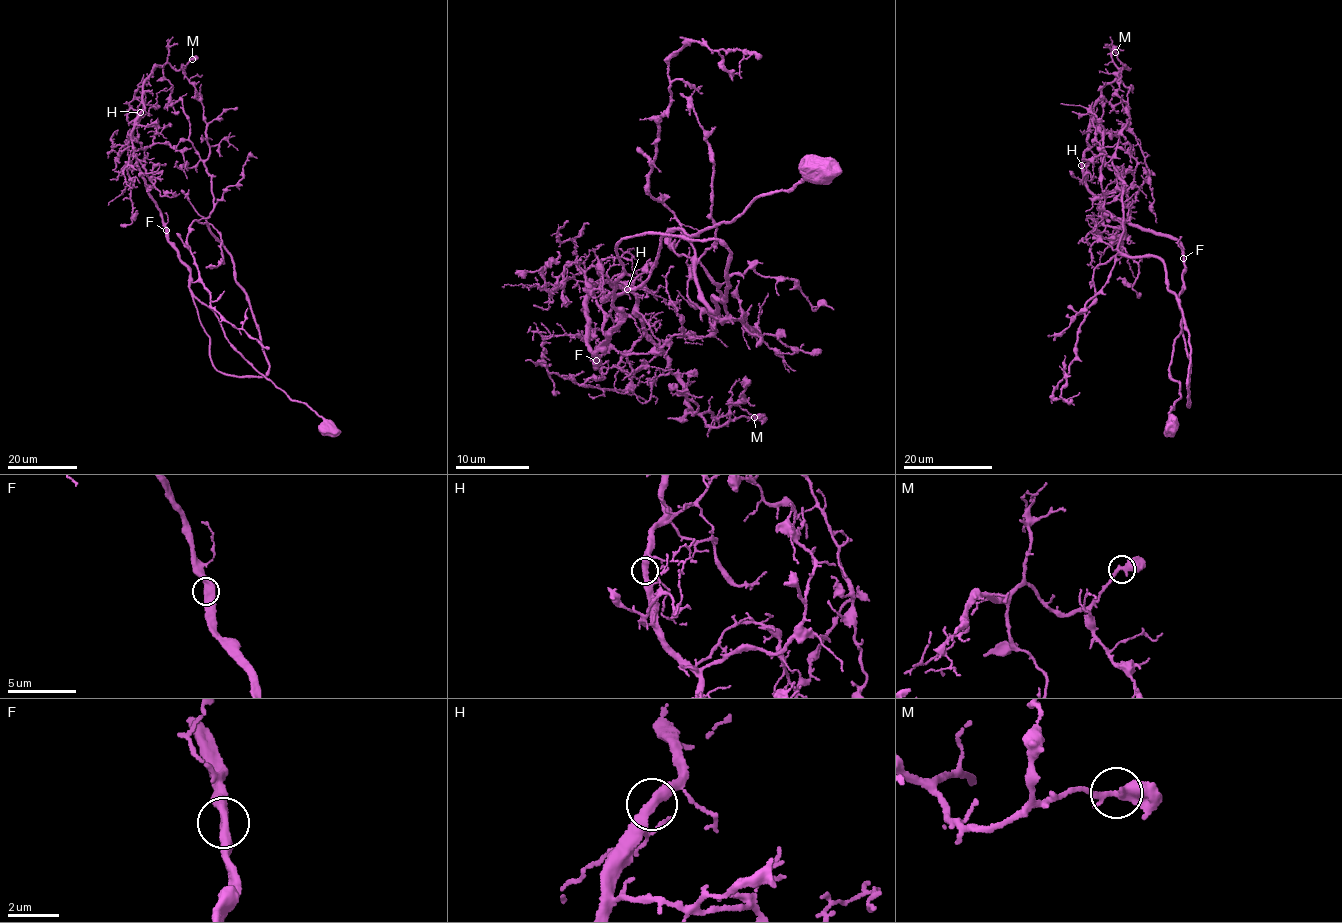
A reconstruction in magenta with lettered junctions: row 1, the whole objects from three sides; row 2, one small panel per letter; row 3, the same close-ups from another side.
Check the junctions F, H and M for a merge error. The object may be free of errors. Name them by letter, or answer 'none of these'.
none of these

